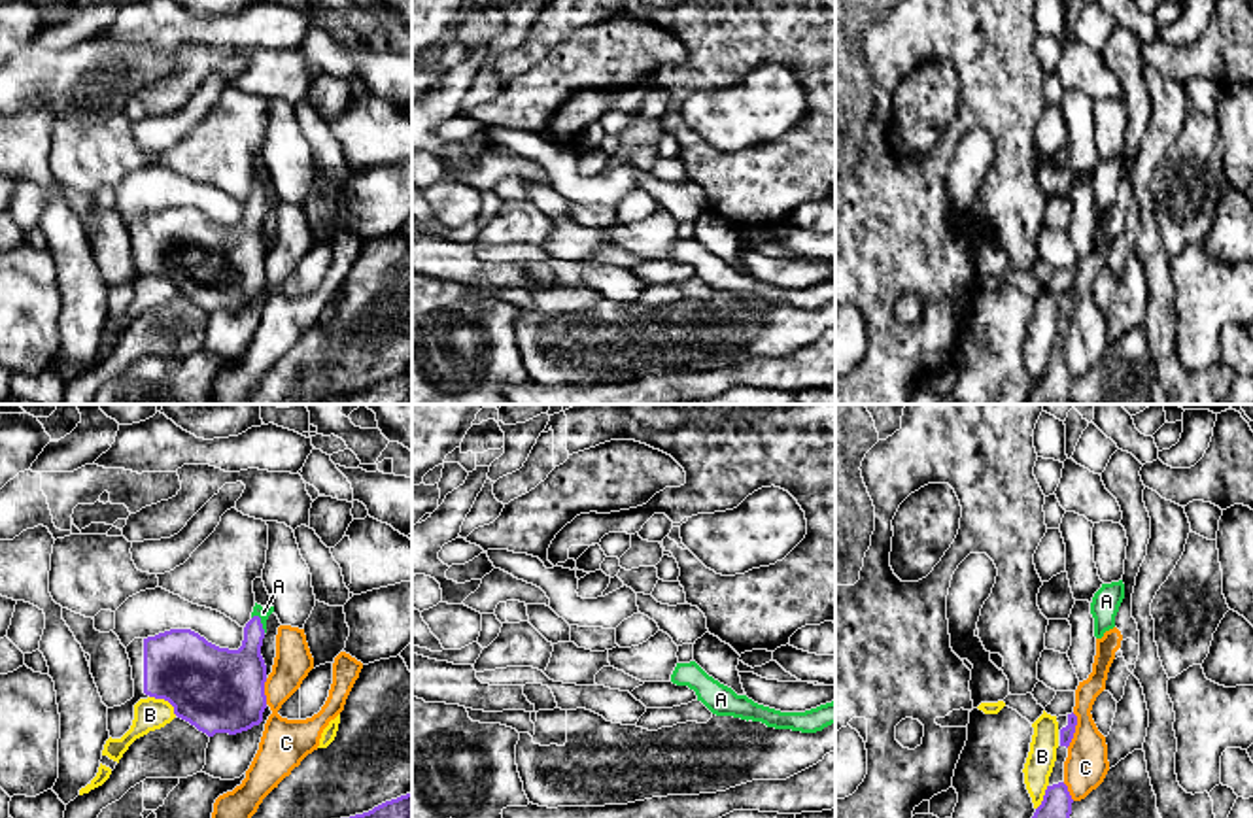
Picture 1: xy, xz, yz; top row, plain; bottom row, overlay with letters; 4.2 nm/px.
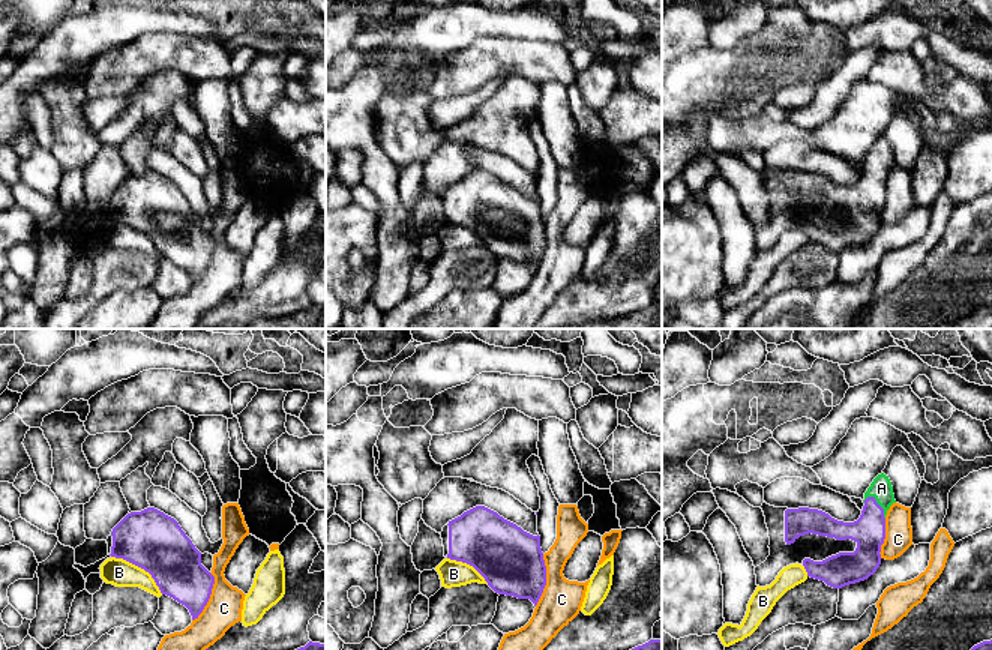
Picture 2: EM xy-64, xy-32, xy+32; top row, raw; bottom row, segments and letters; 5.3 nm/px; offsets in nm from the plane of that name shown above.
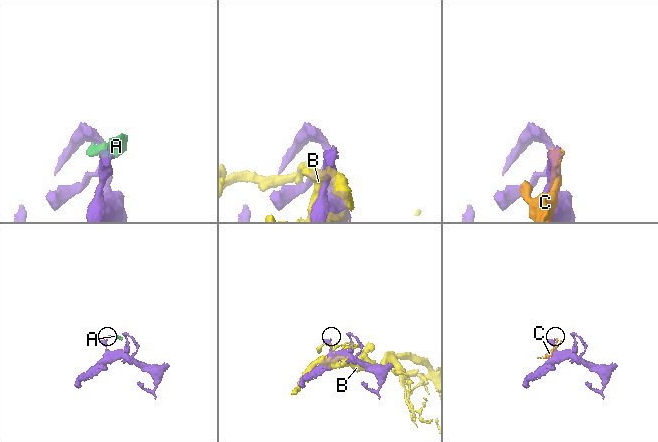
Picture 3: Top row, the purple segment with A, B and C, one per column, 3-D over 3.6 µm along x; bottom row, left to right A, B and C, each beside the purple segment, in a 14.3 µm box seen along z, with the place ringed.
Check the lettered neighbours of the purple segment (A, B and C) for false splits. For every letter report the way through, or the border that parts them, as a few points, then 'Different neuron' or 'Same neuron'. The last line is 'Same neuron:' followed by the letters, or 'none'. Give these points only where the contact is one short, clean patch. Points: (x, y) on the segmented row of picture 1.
A: Path across: xy (239, 677), (259, 622), (263, 613). Same neuron
B: Different neuron
C: Different neuron
Same neuron: A

